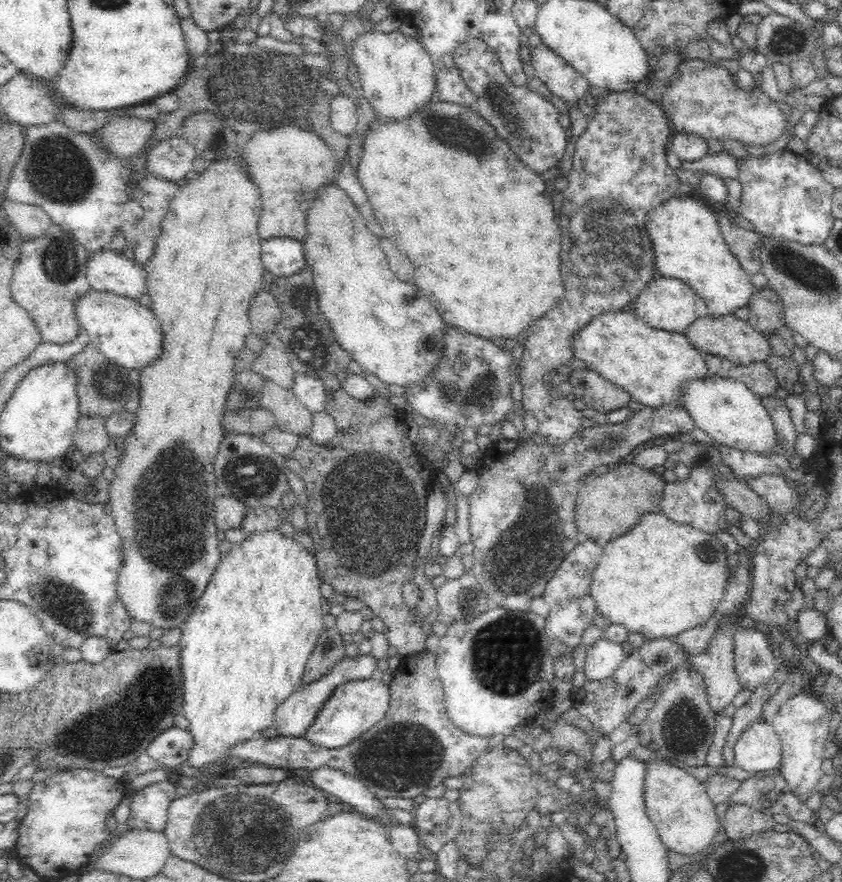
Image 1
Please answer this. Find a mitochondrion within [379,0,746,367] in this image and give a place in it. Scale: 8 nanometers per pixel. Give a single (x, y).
(606, 245)

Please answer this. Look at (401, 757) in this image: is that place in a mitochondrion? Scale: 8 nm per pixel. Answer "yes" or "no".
yes

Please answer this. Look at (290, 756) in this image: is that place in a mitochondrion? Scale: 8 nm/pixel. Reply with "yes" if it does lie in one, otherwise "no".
no

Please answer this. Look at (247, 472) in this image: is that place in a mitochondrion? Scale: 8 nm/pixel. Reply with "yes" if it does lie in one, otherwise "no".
yes

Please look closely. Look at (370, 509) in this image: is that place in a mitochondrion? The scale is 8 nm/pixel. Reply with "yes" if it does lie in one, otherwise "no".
yes

